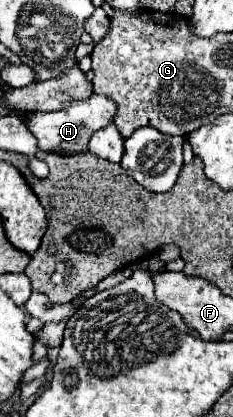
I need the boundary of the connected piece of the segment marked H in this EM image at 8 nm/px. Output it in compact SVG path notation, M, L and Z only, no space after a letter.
M93 93L85 101L69 101L57 111L49 113L29 113L25 119L25 127L35 135L39 151L45 153L55 153L61 157L73 157L73 155L83 155L87 153L87 143L91 135L115 121L117 115L117 105L113 99L105 95Z

